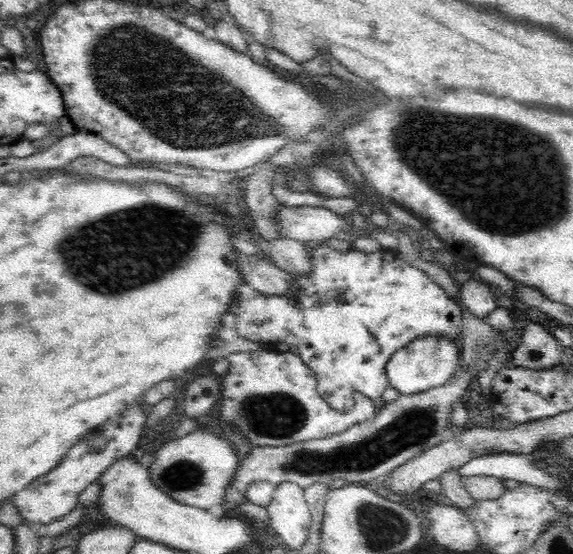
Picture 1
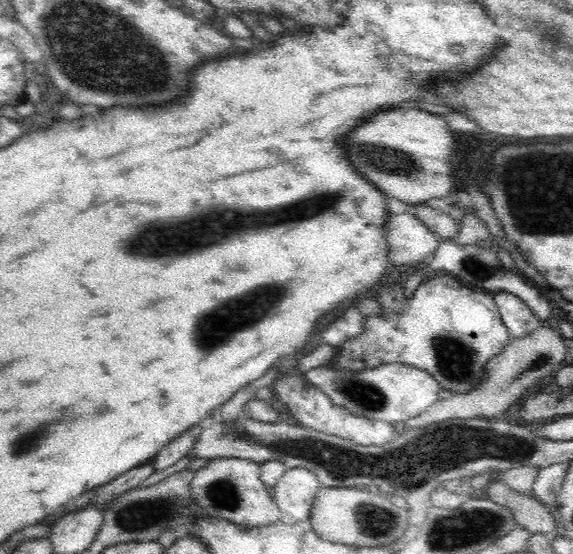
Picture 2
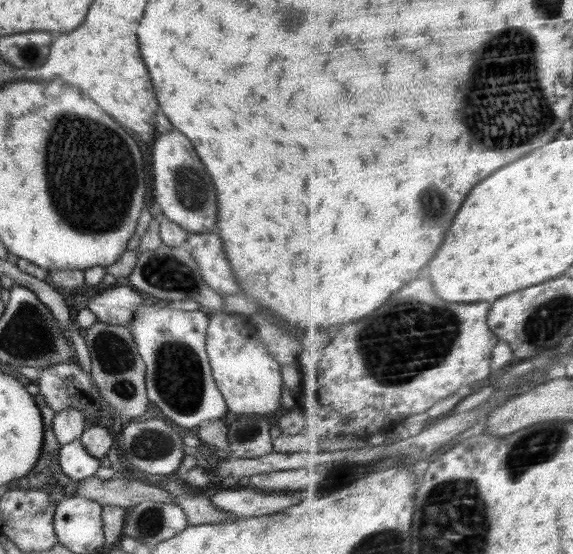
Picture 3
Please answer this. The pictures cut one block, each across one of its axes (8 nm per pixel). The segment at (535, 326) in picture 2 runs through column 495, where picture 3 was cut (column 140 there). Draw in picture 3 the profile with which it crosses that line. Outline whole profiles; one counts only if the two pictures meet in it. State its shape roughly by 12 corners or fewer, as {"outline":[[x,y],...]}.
{"outline":[[114,286],[86,304],[97,321],[129,327],[147,297]]}

